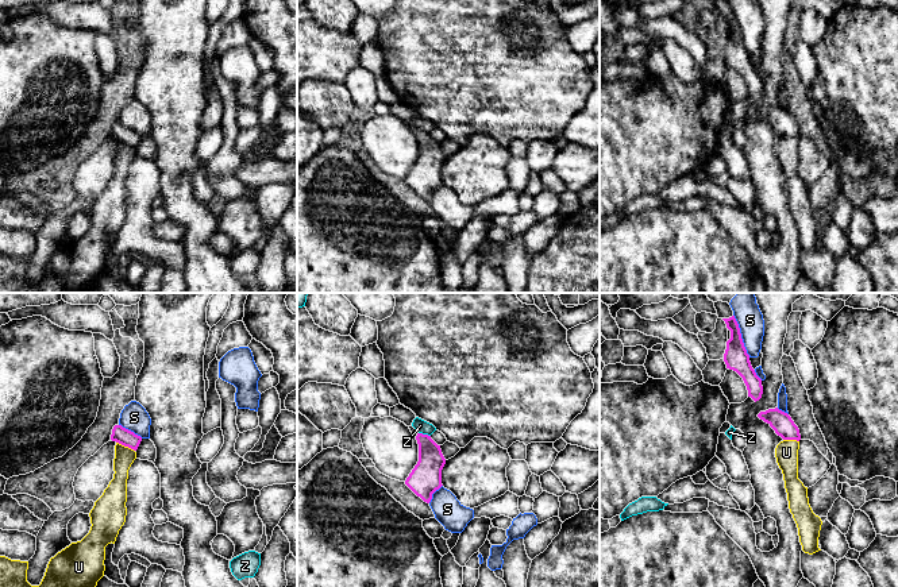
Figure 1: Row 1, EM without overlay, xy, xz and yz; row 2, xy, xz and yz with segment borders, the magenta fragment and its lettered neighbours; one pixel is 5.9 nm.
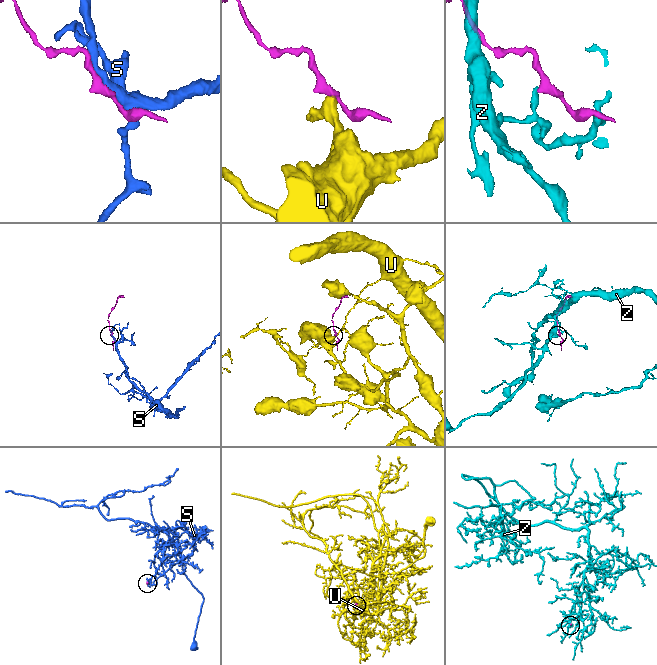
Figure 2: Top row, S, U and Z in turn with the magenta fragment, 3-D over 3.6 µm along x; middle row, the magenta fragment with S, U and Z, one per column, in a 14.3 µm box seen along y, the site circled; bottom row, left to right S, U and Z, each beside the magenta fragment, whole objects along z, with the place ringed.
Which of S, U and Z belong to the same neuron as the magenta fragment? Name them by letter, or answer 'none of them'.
none of them

